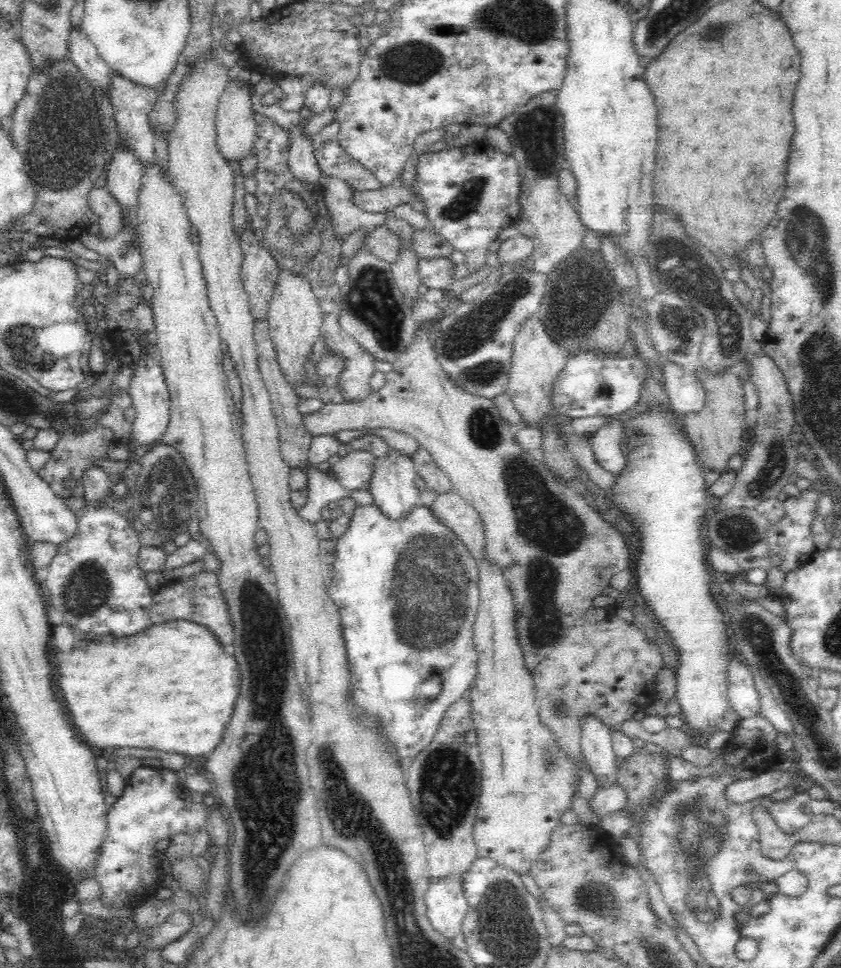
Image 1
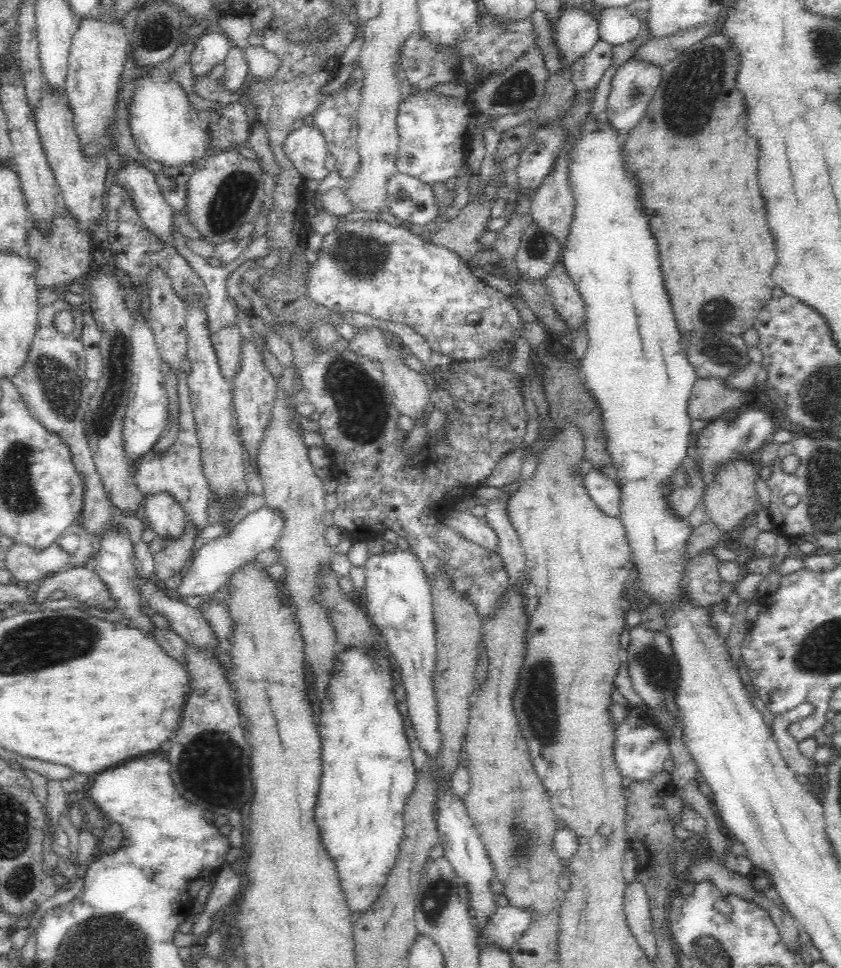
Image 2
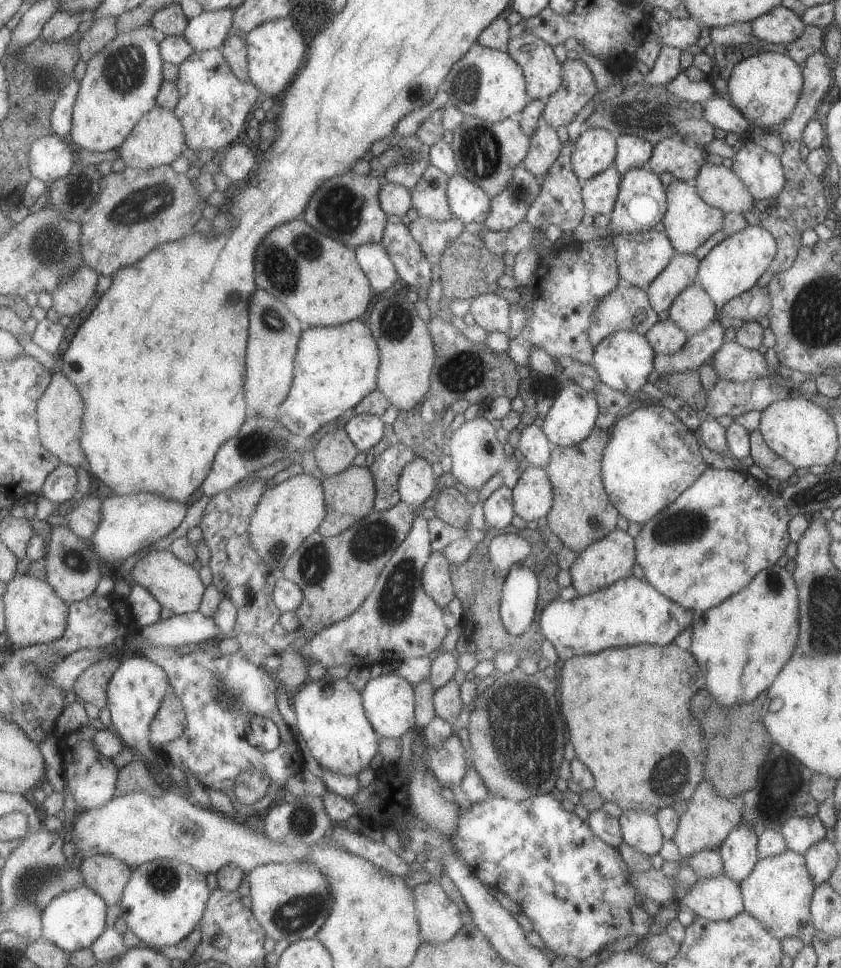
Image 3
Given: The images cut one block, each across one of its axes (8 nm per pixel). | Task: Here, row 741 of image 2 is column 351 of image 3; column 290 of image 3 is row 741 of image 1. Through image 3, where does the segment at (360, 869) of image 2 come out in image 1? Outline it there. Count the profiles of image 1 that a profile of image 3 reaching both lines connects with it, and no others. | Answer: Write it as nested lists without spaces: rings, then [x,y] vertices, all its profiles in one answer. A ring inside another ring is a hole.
[[[360,504],[352,510],[349,516],[349,524],[346,532],[342,536],[334,539],[336,542],[336,560],[334,560],[334,577],[329,581],[327,590],[331,600],[338,606],[341,618],[341,628],[344,631],[344,639],[346,639],[346,649],[348,649],[348,660],[350,663],[350,691],[353,692],[354,701],[358,707],[364,711],[376,715],[383,723],[384,731],[398,749],[400,759],[407,765],[410,760],[422,748],[431,744],[437,733],[440,719],[449,704],[455,700],[462,698],[468,693],[470,688],[476,684],[476,675],[478,674],[478,653],[473,643],[473,626],[480,607],[479,600],[479,570],[477,567],[476,557],[473,552],[466,547],[456,532],[446,523],[443,522],[435,513],[432,507],[418,505],[410,507],[399,518],[389,518],[378,504]],[[430,676],[438,676],[440,678],[440,693],[435,698],[426,698],[420,688],[426,680],[430,680]]]

